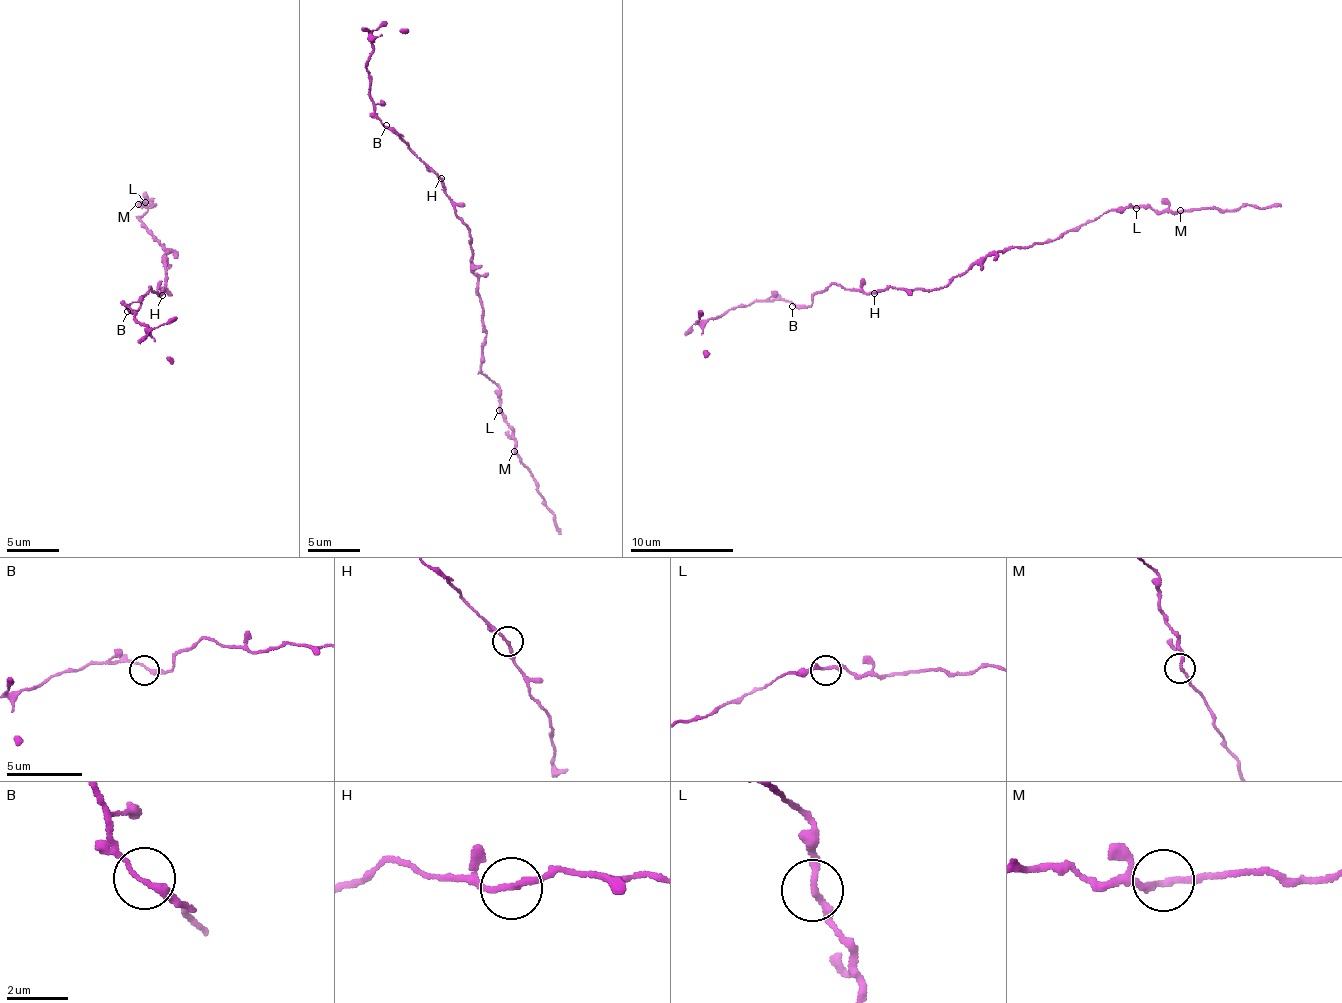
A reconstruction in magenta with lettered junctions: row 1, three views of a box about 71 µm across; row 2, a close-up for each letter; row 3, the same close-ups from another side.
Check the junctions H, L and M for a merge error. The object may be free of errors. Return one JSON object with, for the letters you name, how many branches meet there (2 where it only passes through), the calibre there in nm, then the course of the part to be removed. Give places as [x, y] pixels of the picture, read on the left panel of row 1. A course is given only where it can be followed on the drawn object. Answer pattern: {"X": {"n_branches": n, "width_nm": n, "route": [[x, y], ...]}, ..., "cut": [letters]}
{"cut": []}

